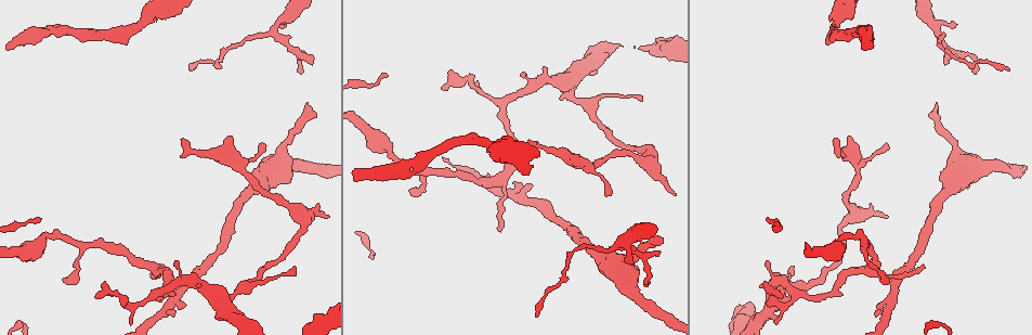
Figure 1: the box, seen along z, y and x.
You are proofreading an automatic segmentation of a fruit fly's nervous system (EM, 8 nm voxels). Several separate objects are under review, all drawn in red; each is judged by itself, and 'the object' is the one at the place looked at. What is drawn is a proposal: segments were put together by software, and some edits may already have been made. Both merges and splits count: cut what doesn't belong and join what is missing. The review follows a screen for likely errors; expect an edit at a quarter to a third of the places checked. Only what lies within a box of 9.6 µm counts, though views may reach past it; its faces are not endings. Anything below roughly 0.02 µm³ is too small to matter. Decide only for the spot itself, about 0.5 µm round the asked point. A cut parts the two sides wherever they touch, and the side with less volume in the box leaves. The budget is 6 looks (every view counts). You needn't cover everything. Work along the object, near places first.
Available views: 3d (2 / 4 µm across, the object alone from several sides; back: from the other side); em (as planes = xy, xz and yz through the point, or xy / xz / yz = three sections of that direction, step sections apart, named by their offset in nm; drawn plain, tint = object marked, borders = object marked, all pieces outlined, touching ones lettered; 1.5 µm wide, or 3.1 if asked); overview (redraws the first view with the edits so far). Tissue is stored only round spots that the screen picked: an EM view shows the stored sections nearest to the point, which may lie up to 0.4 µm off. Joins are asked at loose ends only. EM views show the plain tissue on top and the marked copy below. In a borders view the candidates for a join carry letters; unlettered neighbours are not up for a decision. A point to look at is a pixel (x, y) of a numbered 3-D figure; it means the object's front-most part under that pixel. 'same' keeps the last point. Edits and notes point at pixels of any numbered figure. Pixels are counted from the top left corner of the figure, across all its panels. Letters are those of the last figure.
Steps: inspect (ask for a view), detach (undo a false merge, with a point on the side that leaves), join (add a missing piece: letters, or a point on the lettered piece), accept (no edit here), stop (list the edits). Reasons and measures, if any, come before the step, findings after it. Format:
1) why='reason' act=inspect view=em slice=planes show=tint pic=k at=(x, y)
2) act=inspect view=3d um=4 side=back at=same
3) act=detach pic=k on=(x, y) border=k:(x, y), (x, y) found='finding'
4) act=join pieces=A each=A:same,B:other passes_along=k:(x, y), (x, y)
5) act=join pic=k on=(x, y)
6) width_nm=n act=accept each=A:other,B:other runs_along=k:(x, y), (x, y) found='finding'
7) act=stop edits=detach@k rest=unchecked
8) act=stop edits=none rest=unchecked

why='branch stops here' act=inspect view=em slice=planes show=borders pic=1 at=(532, 186)

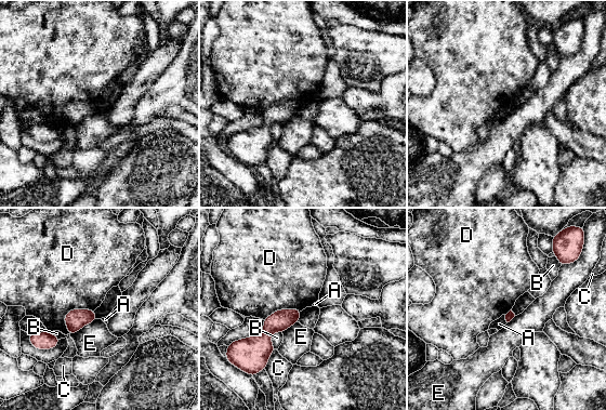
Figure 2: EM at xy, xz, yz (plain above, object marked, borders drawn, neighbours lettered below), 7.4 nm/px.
act=accept each=A:other,B:other,C:other,D:other,E:other found='none of them fits'

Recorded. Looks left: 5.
why='an open end' act=inspect view=3d um=4 pic=1 at=(444, 89)

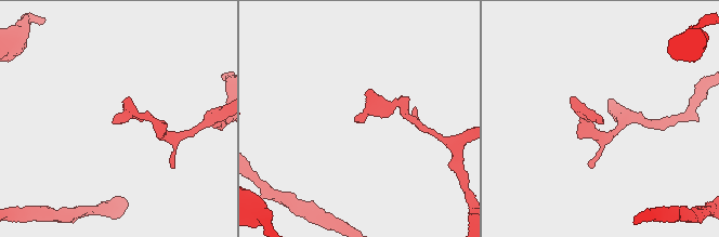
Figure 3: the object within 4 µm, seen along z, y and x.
act=inspect view=em slice=xy step=4 show=tint pic=3 at=(113, 120)

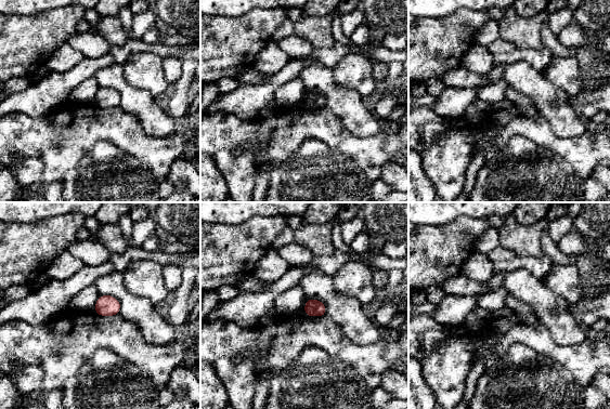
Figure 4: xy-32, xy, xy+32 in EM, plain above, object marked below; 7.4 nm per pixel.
why='cut it another way' act=inspect view=em slice=planes show=borders at=same

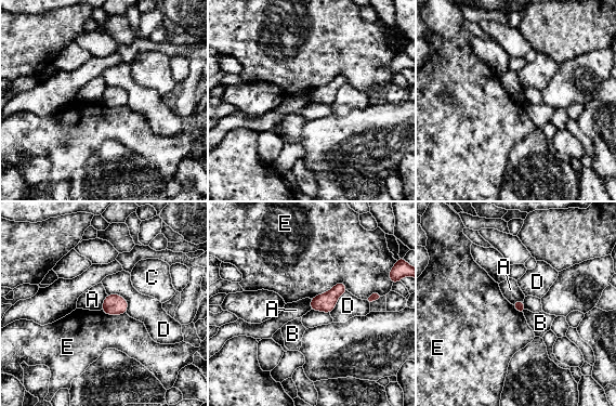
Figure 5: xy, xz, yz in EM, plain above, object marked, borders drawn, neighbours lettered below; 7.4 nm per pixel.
act=accept each=A:other,B:other,C:other,D:other,E:other border=5:(107, 295), (101, 309) found='none of them fits'

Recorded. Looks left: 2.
act=inspect view=em slice=planes show=borders pic=1 at=(310, 64)

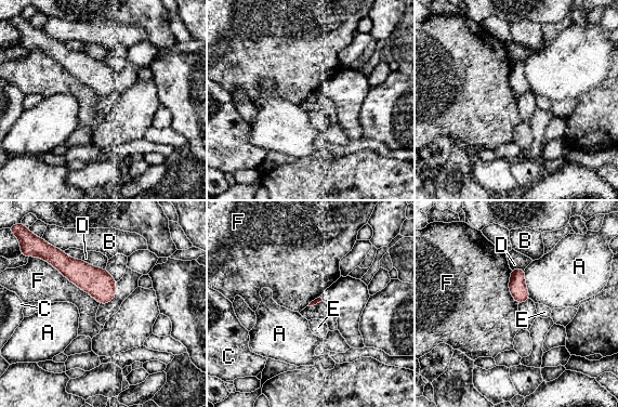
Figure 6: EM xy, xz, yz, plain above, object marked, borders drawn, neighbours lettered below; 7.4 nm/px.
act=accept each=A:other,B:other,C:other,D:other,E:other,F:other border=6:(43, 259), (100, 303) found='none of them fits'

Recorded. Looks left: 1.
act=stop edits=none rest=unchecked

